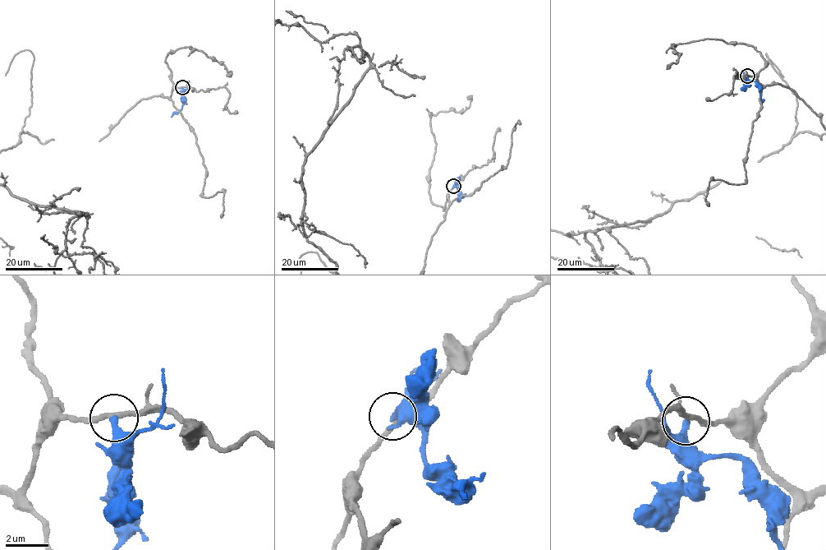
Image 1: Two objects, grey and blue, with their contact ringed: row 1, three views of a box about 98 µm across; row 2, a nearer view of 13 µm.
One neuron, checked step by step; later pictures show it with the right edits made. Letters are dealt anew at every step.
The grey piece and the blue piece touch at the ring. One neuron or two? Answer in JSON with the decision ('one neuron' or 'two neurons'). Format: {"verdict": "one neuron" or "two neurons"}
{"verdict": "two neurons"}

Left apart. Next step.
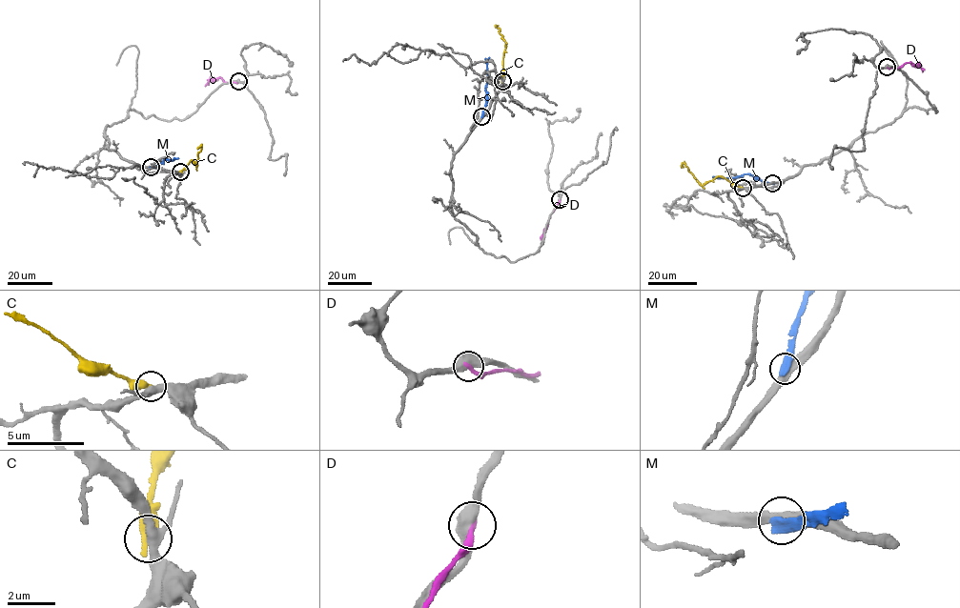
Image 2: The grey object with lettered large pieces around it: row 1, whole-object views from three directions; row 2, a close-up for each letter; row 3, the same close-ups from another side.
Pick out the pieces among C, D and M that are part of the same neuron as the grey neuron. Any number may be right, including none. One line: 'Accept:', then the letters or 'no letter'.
Accept: no letter

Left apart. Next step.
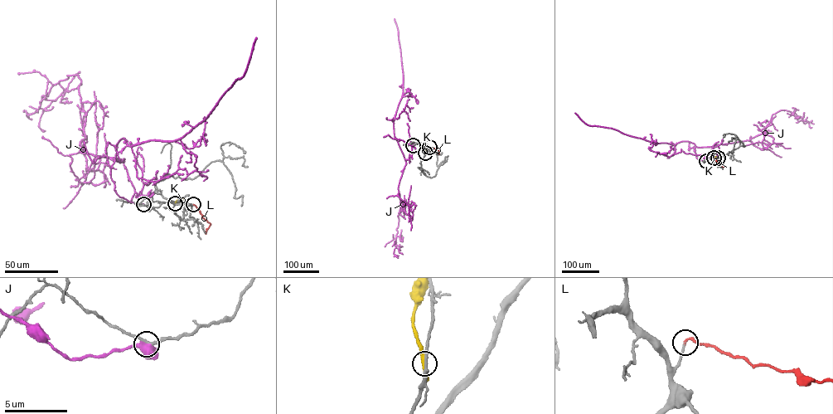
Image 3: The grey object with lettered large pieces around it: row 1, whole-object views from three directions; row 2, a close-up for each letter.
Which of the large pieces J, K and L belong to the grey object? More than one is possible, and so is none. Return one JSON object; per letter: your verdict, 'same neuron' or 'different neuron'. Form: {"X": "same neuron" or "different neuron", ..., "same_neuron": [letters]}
{"J": "different neuron", "K": "different neuron", "L": "same neuron", "same_neuron": ["L"]}

